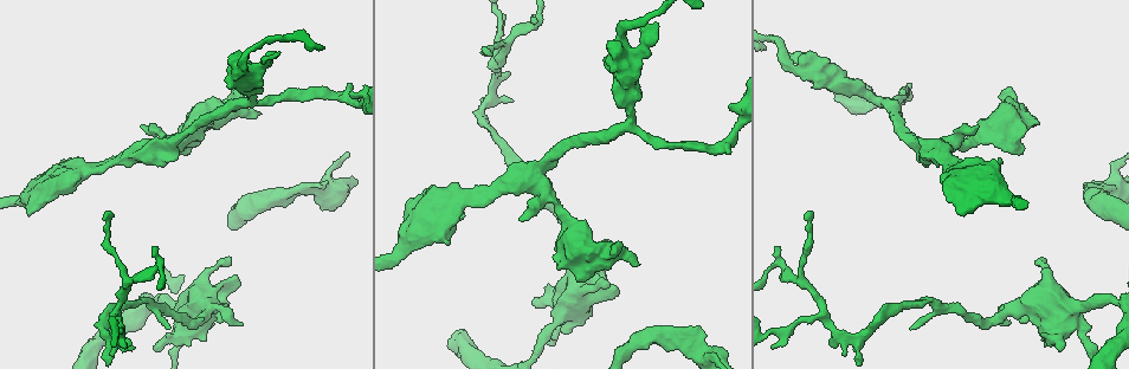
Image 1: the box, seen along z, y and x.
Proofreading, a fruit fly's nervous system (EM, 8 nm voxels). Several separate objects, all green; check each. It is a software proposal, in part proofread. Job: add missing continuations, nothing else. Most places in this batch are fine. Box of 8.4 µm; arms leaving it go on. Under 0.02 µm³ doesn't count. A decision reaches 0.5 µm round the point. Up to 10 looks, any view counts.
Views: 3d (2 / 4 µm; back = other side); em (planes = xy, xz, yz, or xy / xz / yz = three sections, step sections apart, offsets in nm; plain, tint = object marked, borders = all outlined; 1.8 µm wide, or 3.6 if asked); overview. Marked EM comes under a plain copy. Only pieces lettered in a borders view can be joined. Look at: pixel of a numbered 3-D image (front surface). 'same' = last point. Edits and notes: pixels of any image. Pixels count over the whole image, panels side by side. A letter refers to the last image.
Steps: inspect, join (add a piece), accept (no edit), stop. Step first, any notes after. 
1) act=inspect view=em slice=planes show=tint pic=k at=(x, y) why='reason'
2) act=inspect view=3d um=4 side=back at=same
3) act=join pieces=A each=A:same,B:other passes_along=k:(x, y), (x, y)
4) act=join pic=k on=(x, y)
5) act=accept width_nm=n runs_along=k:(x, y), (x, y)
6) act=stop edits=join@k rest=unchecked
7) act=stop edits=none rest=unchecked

act=inspect view=3d um=2 side=back pic=1 at=(850, 340) why='sharp bend'

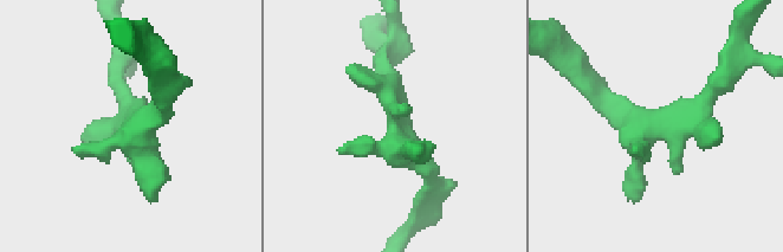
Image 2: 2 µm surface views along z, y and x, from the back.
act=inspect view=em slice=planes show=borders pic=2 at=(128, 126) why='now the EM'

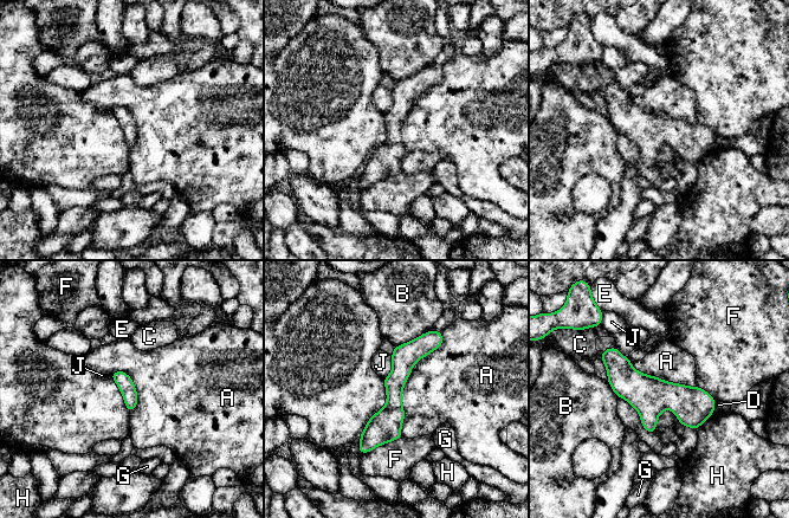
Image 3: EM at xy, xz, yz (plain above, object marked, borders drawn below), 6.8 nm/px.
act=accept each=A:other,B:other,C:other,D:other,E:other,F:other,G:other,H:other,J:other runs_along=3:(437, 335), (402, 366), (393, 414), (362, 449) found='none of them fits'

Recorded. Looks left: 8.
act=inspect view=3d um=4 pic=1 at=(614, 289) why='an open end'

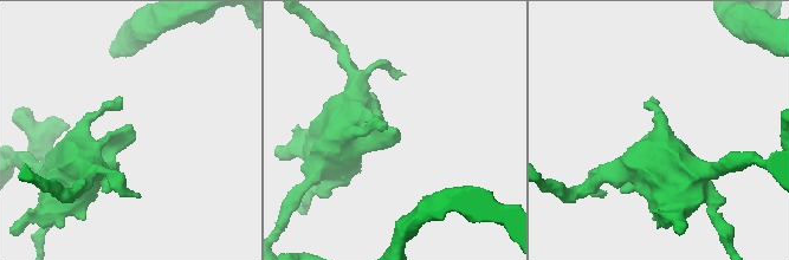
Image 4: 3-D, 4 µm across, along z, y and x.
act=inspect view=em um=3.6 slice=planes show=tint pic=4 at=(396, 128) why='need the tissue'

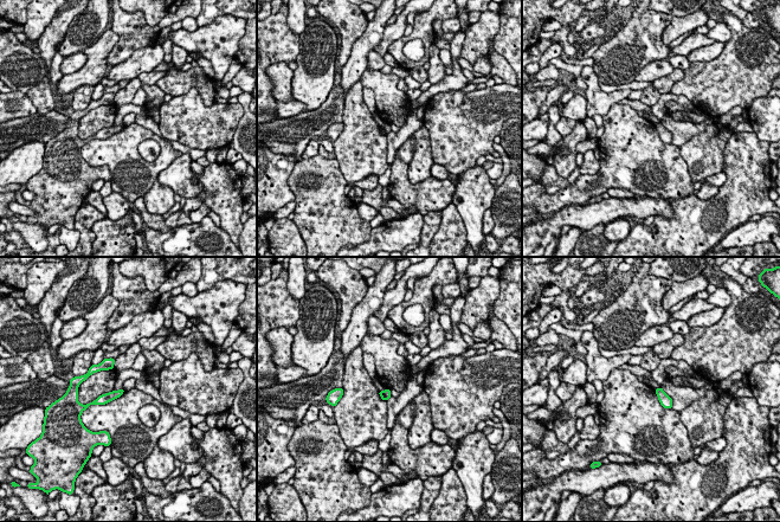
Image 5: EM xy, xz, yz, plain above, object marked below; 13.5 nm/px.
act=inspect view=em um=3.6 slice=planes show=borders at=same

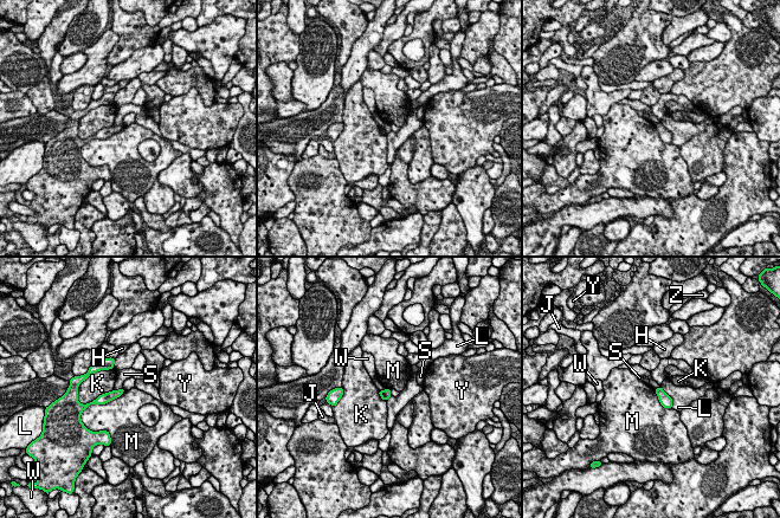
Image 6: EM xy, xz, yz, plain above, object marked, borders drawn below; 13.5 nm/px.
act=accept each=H:other,J:other,K:other,L:other,M:other,S:other,W:other,Y:other,Z:other border=6:(124, 389), (104, 403), (88, 407) found='none of them fits'

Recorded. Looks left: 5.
act=inspect view=3d um=4 pic=1 at=(1037, 124) why='branch stops here'

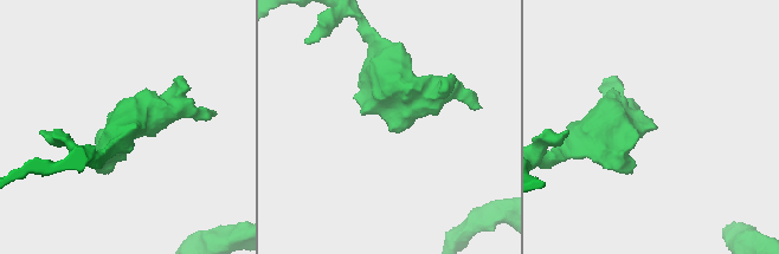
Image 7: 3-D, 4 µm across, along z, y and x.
act=inspect view=em slice=planes show=borders pic=7 at=(655, 127) why='now the EM'

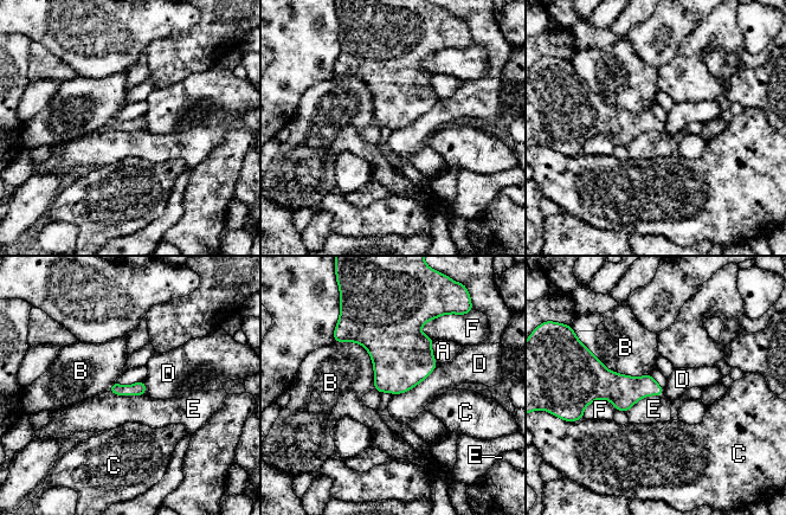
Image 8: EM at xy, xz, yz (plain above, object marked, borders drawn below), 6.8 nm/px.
act=accept each=A:other,B:other,C:other,D:other,E:other,F:other found='no lettered piece goes on from it'

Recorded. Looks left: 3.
act=inspect view=em slice=xz step=16 show=tint pic=1 at=(168, 160) why='free end'

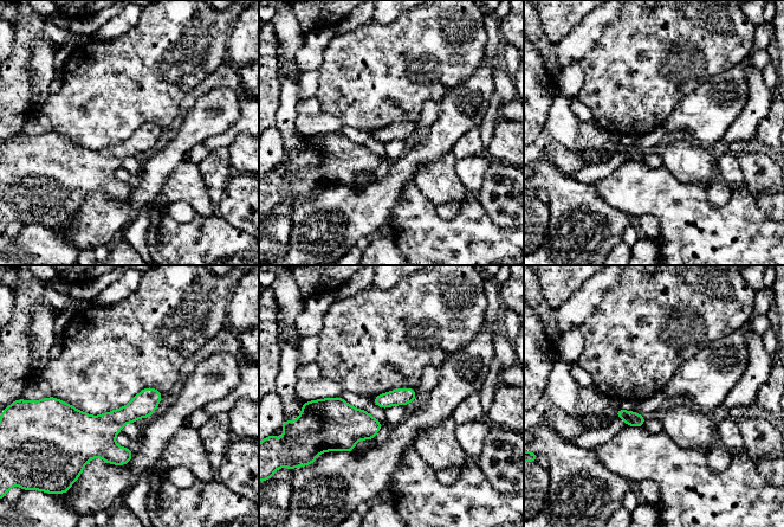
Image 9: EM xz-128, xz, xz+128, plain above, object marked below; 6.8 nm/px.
act=inspect view=em slice=planes show=borders at=same

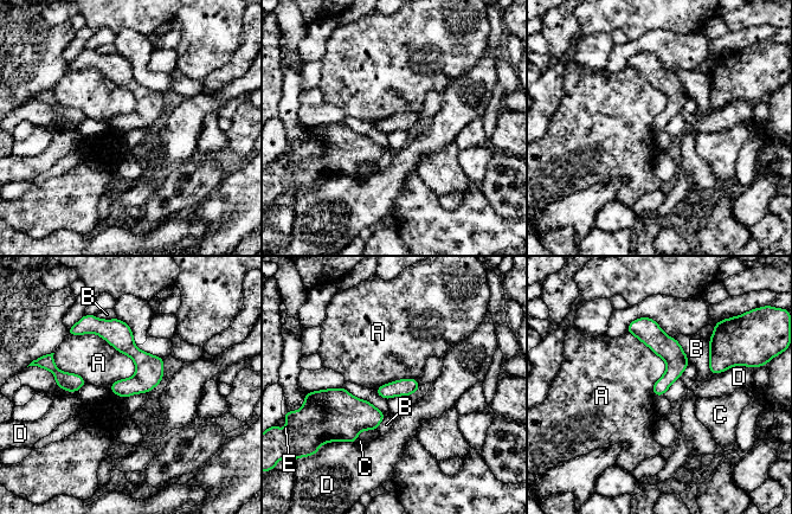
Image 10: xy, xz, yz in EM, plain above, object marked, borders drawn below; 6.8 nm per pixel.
act=accept longest_contact=A:550nm each=A:other,B:other,C:other,D:other,E:other border=10:(68, 334), (133, 360), (117, 396) found='none of them fits'

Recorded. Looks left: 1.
act=stop edits=none rest=unchecked

